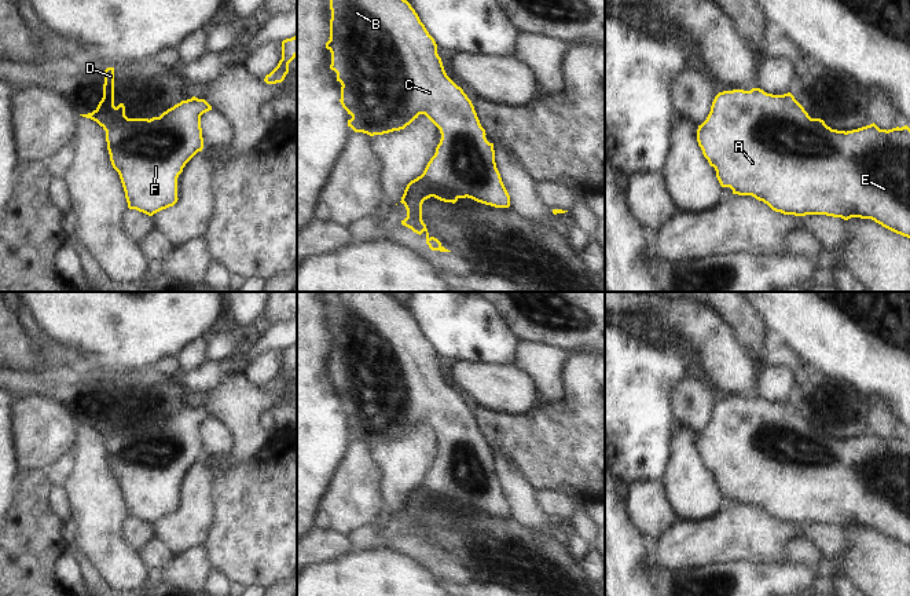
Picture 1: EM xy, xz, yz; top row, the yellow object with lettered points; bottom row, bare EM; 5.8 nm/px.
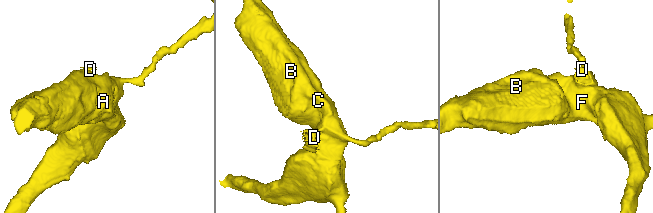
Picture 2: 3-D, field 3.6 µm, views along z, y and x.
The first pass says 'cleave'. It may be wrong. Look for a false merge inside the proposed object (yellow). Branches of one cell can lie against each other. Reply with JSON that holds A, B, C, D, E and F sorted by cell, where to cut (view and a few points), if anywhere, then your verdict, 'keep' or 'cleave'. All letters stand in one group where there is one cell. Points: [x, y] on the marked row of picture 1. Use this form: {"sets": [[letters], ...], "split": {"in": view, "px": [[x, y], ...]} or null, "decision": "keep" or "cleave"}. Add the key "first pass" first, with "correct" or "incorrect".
{"first pass": "incorrect", "sets": [["A", "B", "C", "D", "E", "F"]], "split": null, "decision": "keep"}

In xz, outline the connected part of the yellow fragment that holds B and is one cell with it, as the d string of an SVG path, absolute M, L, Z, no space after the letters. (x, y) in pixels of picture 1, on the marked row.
M330 0L330 10L330 40L326 48L331 52L330 69L337 73L337 81L342 85L340 102L352 116L348 127L370 136L384 135L404 129L419 114L425 114L440 129L441 139L434 156L423 173L411 180L404 190L400 202L407 209L407 217L401 220L401 224L419 235L425 231L426 244L432 251L451 252L437 238L429 235L422 220L422 204L430 197L452 204L467 197L495 208L509 208L510 195L496 168L493 143L487 140L485 129L480 124L471 100L447 76L434 39L407 0Z

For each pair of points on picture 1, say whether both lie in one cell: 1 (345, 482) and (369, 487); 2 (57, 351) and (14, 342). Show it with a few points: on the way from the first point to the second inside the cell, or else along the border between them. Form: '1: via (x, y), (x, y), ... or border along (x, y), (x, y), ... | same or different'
1: via (351, 487), (363, 487) | same
2: via (46, 351), (25, 351) | same

